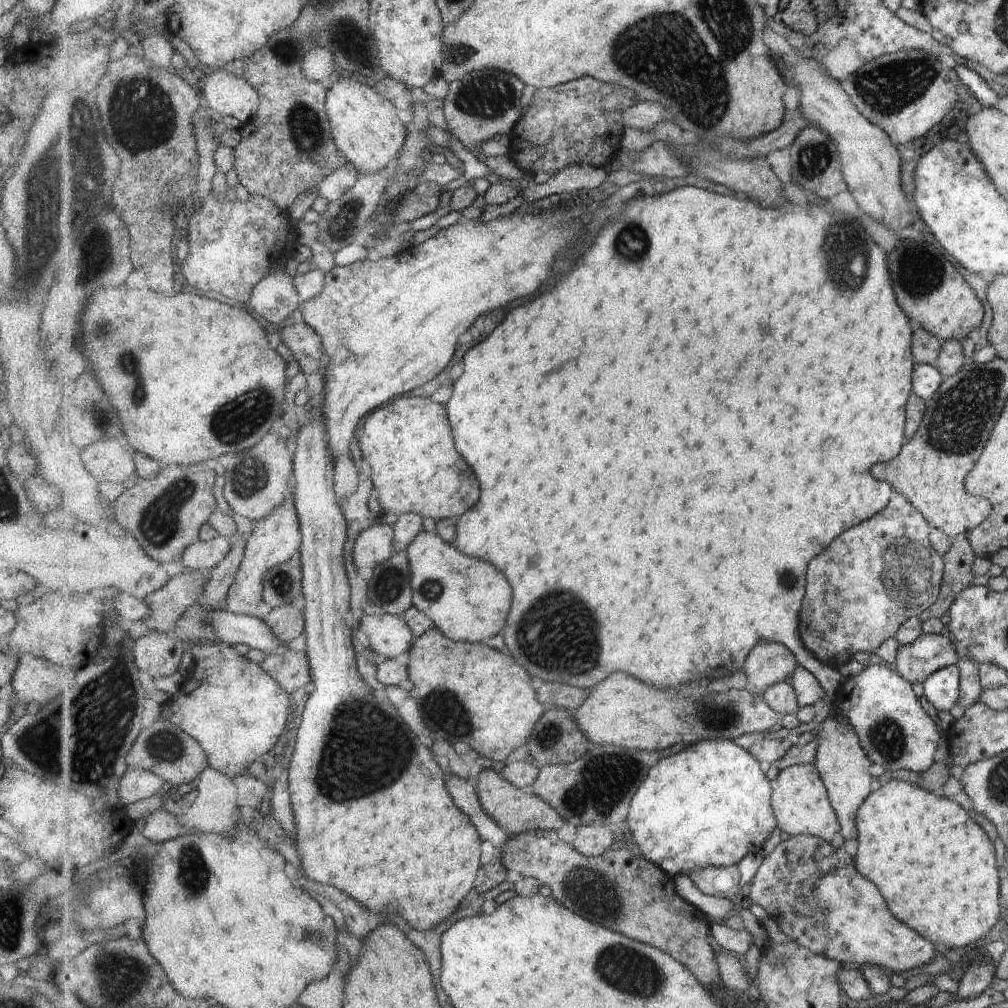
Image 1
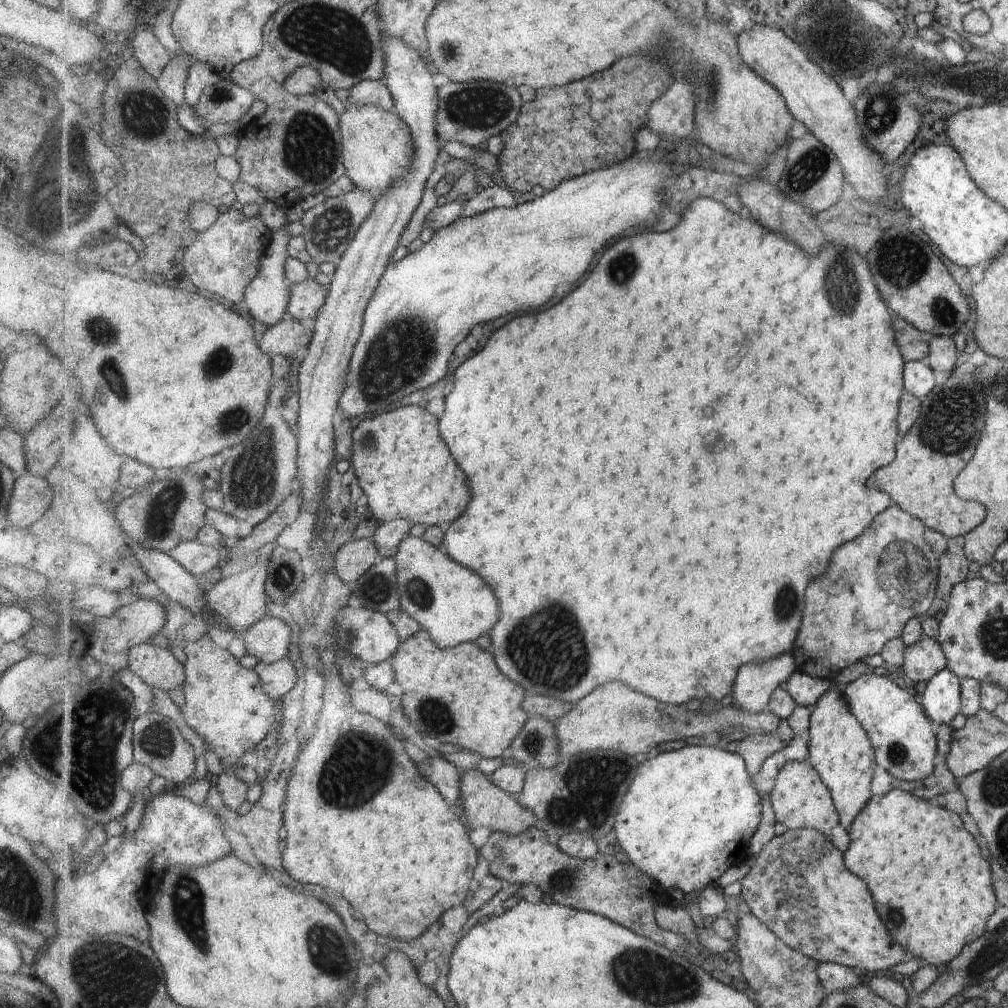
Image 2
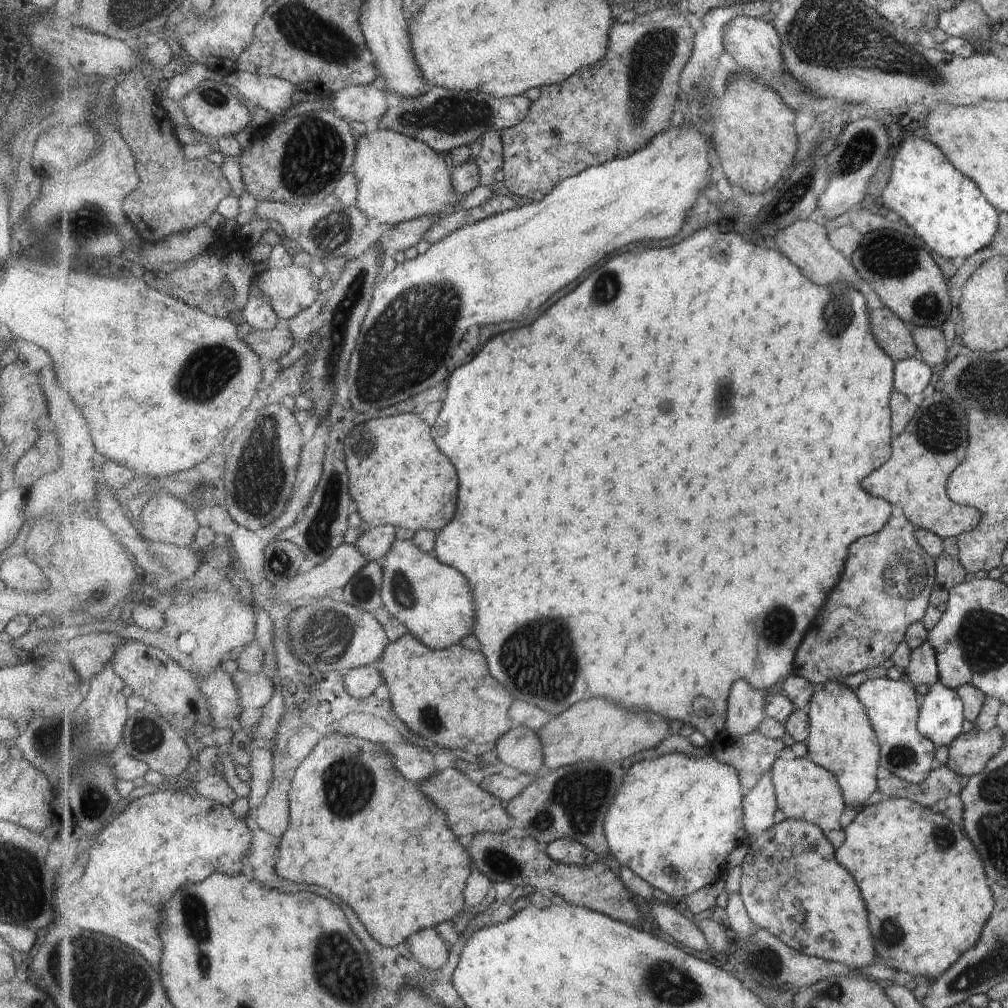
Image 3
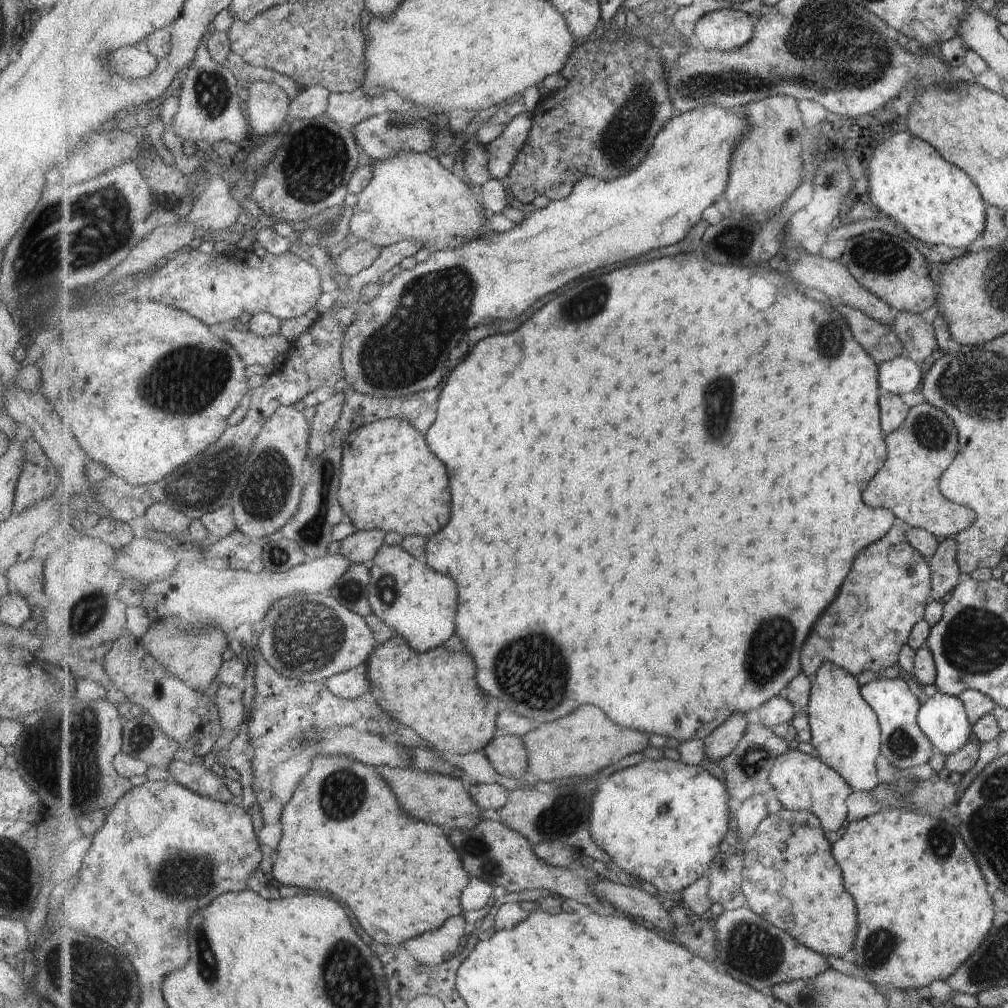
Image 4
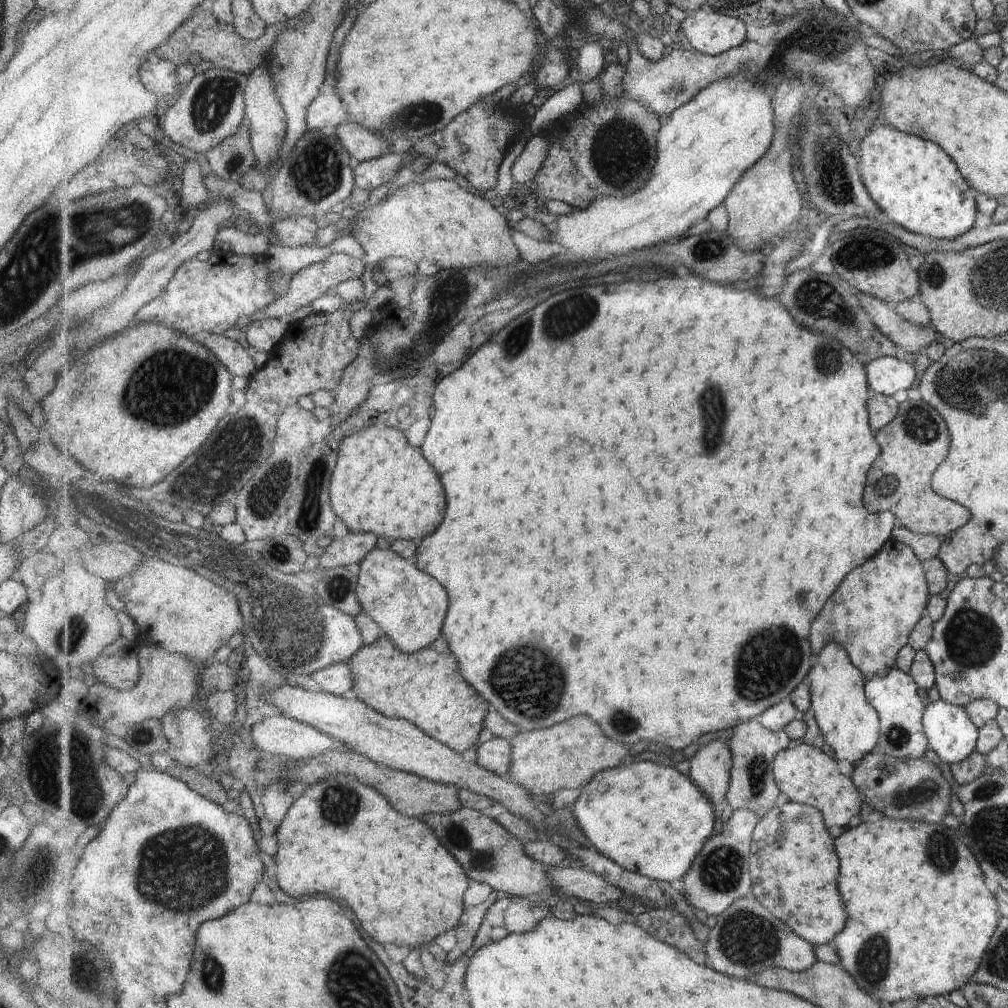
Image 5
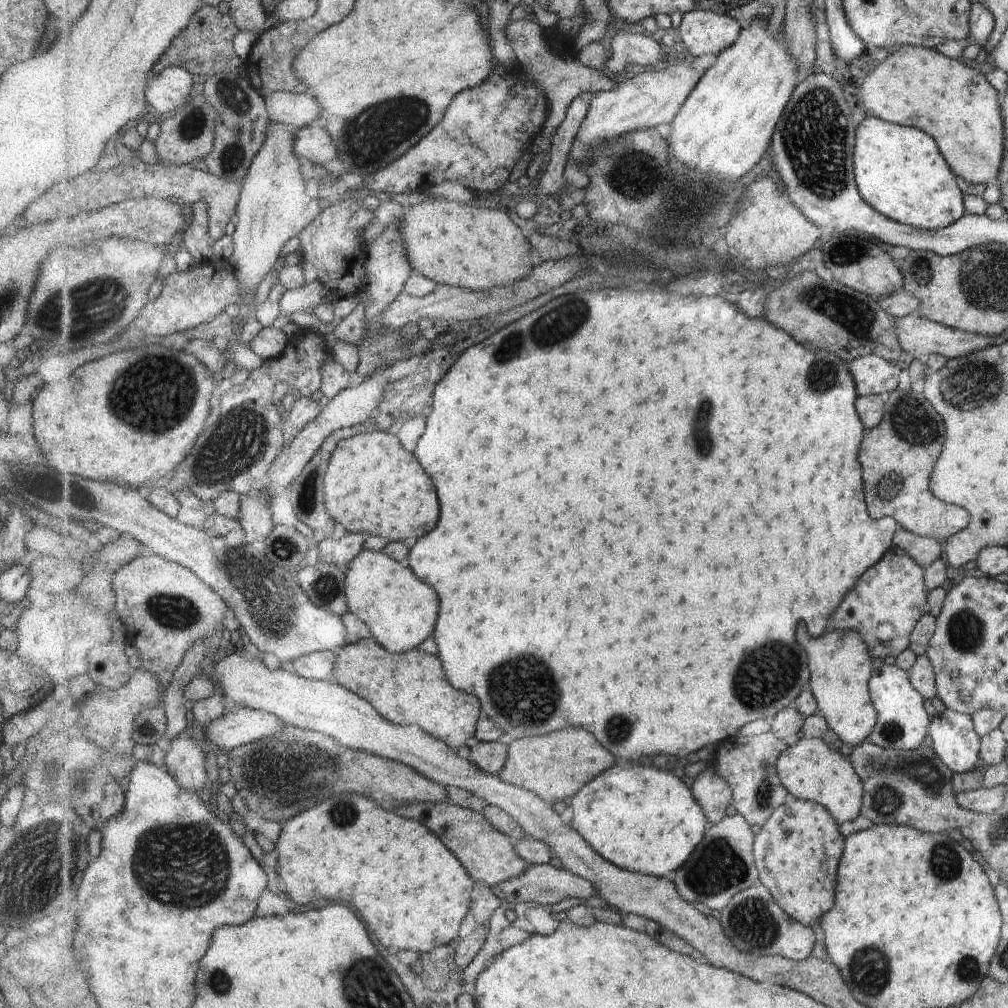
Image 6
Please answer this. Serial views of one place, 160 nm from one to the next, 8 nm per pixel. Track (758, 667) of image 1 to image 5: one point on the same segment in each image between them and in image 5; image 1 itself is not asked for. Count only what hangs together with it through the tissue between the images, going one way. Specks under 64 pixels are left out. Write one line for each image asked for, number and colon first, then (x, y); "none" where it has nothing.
2: (755, 684)
3: (746, 711)
4: (724, 742)
5: (711, 766)

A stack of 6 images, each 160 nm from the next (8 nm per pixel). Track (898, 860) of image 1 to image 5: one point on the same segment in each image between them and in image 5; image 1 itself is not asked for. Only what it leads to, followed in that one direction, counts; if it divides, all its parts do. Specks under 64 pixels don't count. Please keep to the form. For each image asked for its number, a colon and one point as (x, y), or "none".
2: (924, 869)
3: (927, 900)
4: (923, 909)
5: (916, 896)

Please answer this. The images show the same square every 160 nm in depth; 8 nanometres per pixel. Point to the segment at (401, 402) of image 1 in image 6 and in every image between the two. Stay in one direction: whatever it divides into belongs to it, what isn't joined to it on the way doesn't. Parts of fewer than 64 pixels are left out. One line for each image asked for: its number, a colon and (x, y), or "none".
2: (403, 465)
3: (398, 476)
4: (391, 481)
5: (382, 484)
6: (374, 485)

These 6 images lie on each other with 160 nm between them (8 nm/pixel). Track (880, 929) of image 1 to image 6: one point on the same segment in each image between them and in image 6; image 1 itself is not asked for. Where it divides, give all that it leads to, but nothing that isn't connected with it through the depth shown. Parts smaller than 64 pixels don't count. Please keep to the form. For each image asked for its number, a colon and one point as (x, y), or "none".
2: (799, 886)
3: (793, 885)
4: (791, 877)
5: (794, 863)
6: (798, 851)

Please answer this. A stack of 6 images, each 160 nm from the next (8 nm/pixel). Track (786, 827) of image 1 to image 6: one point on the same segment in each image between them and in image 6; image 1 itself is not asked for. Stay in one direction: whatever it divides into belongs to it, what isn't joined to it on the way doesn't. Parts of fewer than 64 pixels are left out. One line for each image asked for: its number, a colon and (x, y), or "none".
2: (800, 799)
3: (805, 790)
4: (802, 782)
5: (809, 775)
6: (811, 770)

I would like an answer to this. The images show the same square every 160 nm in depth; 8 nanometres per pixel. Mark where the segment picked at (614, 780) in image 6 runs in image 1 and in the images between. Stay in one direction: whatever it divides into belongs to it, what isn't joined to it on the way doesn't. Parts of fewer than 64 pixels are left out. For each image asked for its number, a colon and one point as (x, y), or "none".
1: (710, 804)
2: (689, 815)
3: (676, 820)
4: (662, 821)
5: (659, 828)

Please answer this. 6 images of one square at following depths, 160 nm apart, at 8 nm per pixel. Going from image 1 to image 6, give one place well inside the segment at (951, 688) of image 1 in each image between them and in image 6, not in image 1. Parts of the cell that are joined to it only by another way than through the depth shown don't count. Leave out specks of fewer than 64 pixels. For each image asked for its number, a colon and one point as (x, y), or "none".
2: (940, 701)
3: (940, 717)
4: (941, 718)
5: (950, 734)
6: (953, 739)

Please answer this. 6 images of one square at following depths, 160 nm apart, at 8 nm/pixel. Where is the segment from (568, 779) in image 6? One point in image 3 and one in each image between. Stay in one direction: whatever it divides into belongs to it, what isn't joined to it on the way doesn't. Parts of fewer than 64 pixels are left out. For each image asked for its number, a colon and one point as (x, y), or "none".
3: (595, 730)
4: (581, 745)
5: (567, 756)

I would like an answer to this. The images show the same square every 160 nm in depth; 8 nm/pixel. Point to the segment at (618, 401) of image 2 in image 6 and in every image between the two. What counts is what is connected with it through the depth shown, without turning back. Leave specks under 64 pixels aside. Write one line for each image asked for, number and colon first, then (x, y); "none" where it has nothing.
3: (580, 410)
4: (594, 452)
5: (601, 552)
6: (707, 565)

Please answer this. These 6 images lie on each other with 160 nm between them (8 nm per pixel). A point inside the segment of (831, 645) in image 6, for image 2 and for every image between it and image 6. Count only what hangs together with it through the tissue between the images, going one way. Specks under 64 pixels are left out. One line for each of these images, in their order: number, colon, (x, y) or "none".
2: (840, 751)
3: (841, 739)
4: (845, 730)
5: (850, 726)

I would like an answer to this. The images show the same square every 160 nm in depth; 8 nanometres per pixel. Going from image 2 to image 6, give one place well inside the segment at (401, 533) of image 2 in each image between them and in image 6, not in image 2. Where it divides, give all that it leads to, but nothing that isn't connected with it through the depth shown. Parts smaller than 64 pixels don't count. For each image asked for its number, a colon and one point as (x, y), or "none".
3: (375, 543)
4: (362, 547)
5: (350, 550)
6: (340, 552)

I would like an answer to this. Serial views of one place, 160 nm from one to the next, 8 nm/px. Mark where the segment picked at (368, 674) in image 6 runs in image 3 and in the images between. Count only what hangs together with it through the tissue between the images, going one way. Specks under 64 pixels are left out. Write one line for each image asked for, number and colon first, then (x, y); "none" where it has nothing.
3: (441, 694)
4: (435, 693)
5: (426, 687)

